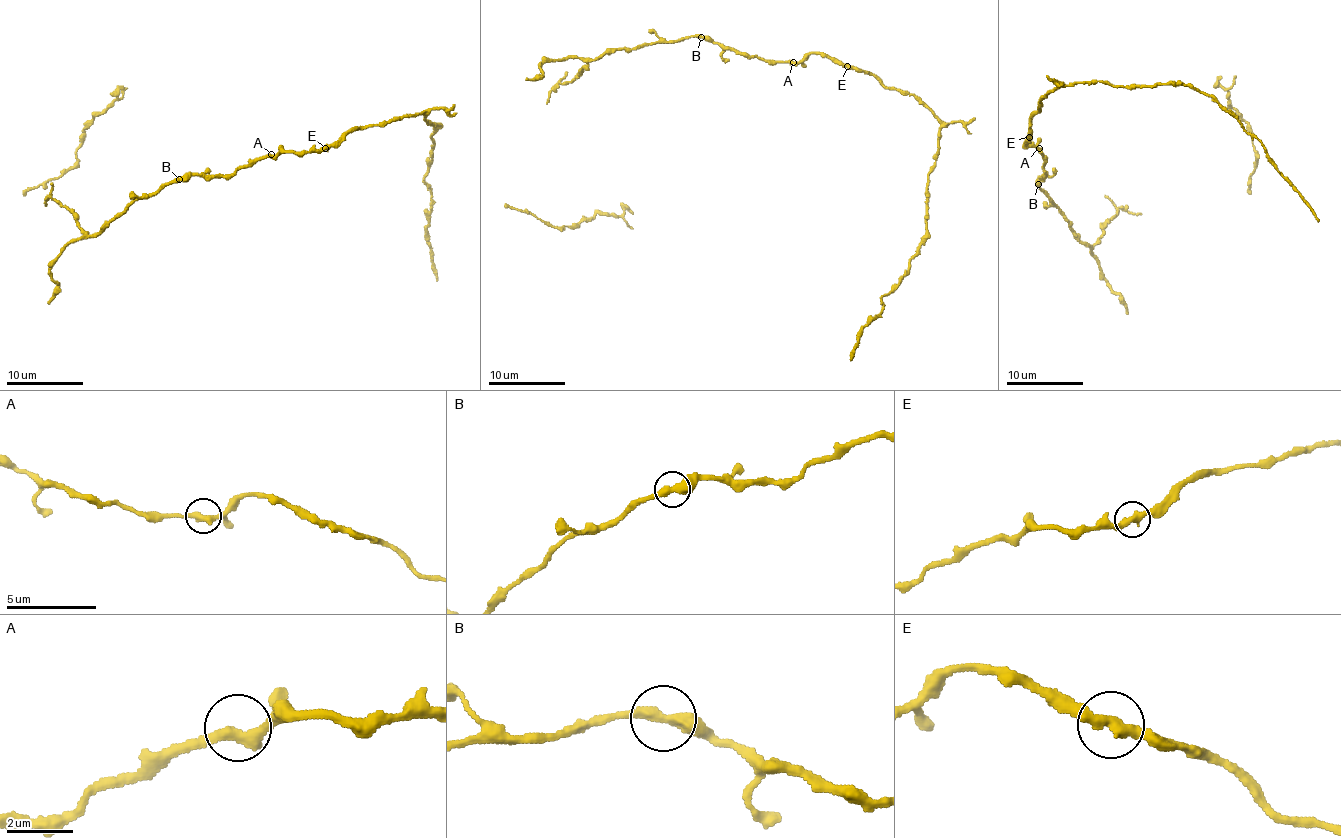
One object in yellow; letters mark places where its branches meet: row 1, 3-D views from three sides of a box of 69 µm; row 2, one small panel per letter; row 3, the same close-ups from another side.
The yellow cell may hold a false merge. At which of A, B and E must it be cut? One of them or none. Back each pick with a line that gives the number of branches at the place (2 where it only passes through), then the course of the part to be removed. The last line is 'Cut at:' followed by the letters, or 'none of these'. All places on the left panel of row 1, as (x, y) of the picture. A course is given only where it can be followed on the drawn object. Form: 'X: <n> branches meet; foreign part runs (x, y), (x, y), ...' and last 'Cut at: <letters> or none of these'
Cut at: none of these

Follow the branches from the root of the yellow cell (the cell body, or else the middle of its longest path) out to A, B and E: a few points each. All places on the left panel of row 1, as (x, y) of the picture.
A: (245, 168), (271, 154)
B: (245, 168), (225, 176), (190, 175), (179, 179)
E: (245, 168), (256, 160), (284, 151), (305, 152), (324, 147)

